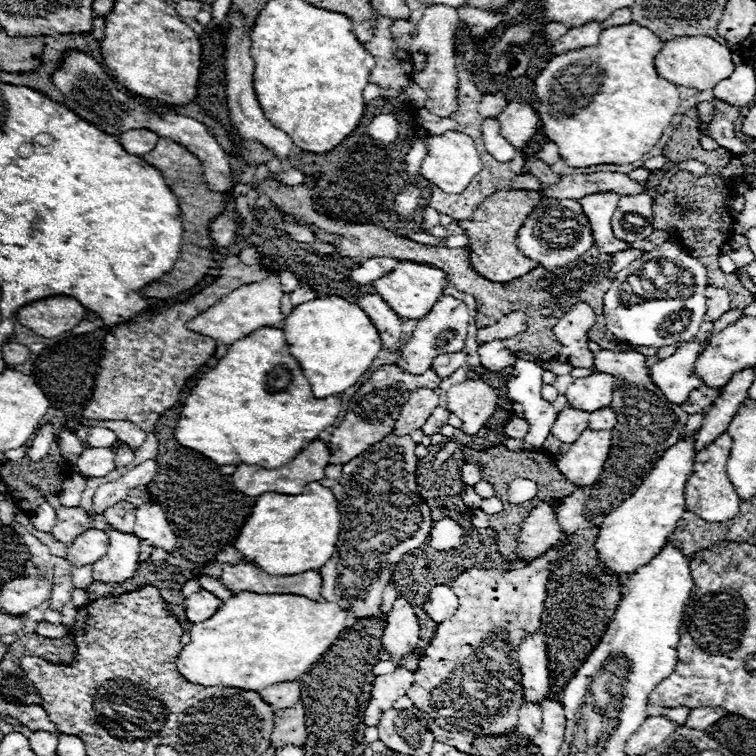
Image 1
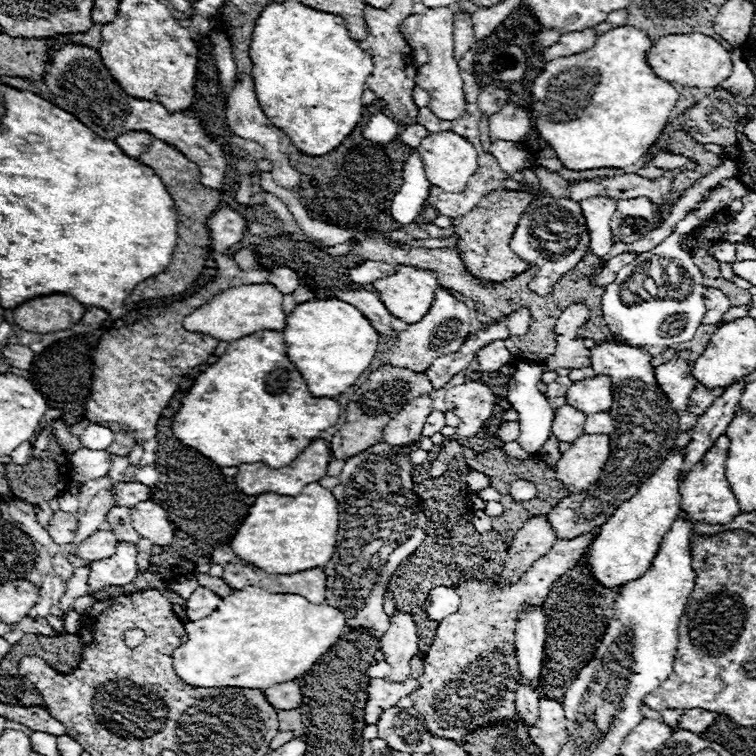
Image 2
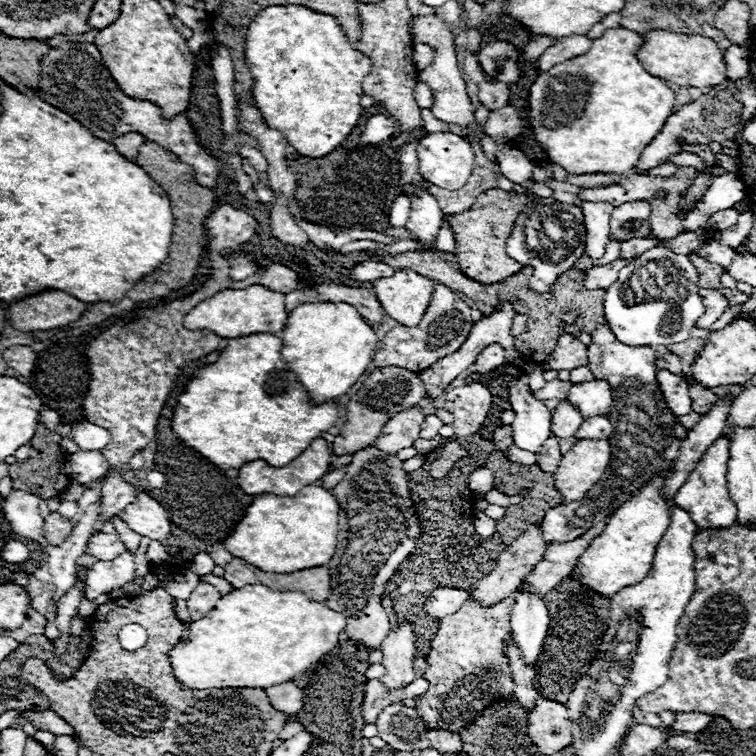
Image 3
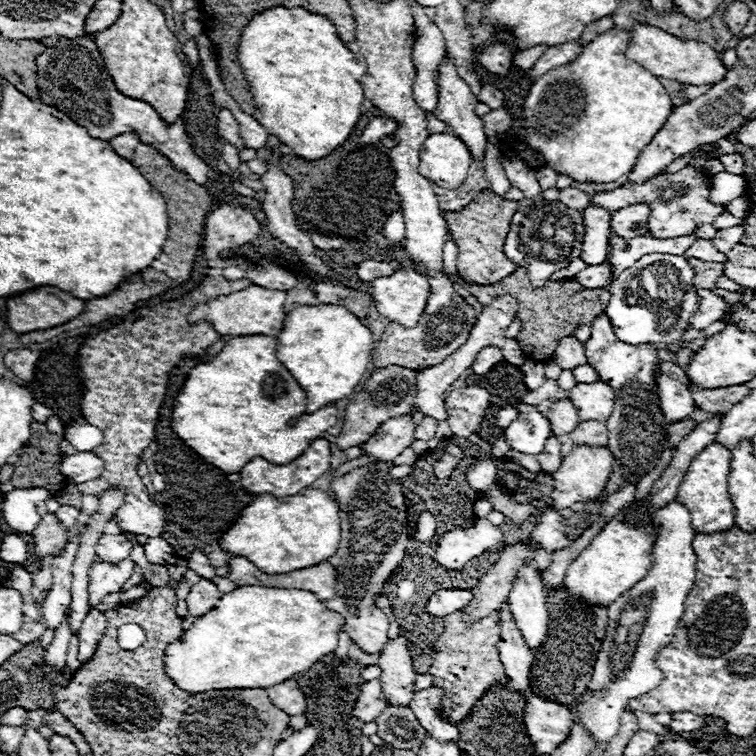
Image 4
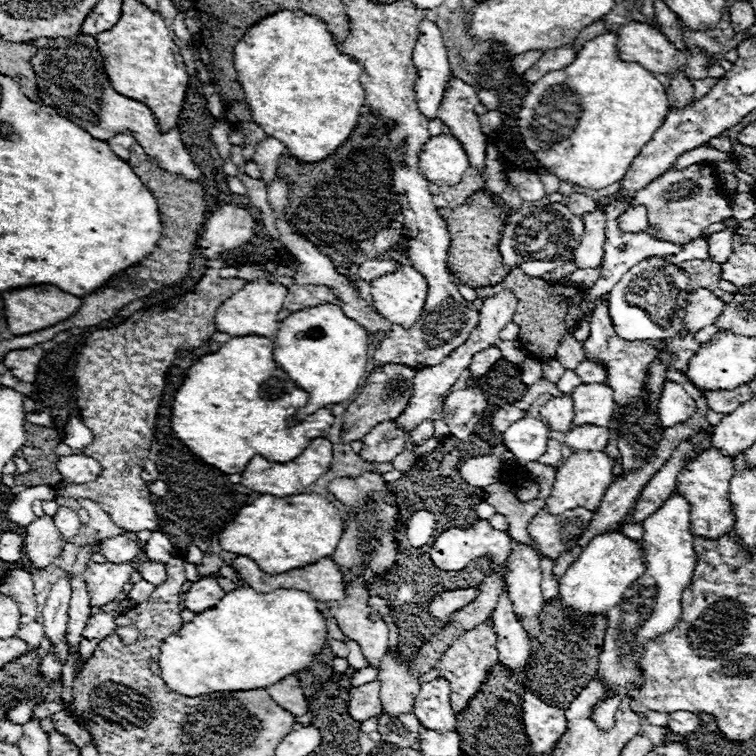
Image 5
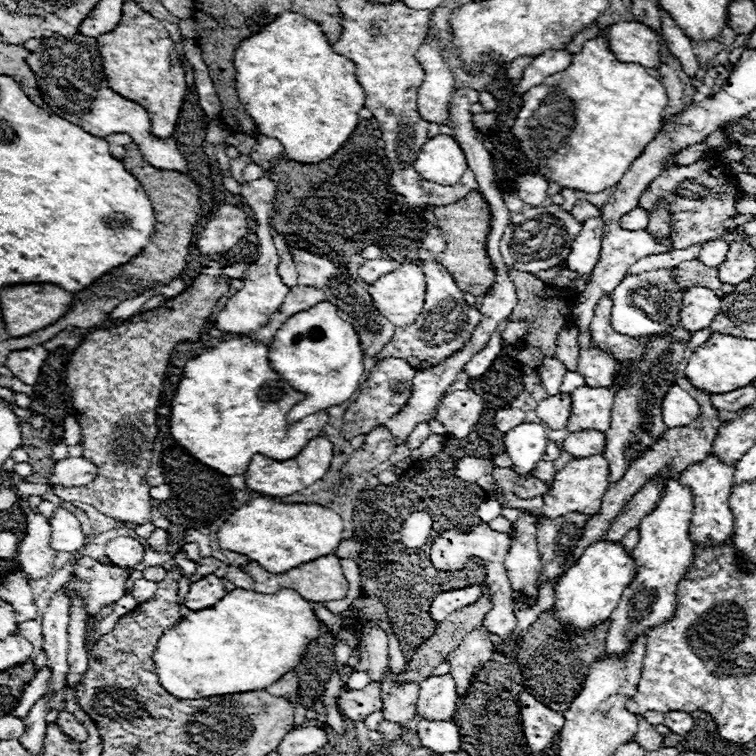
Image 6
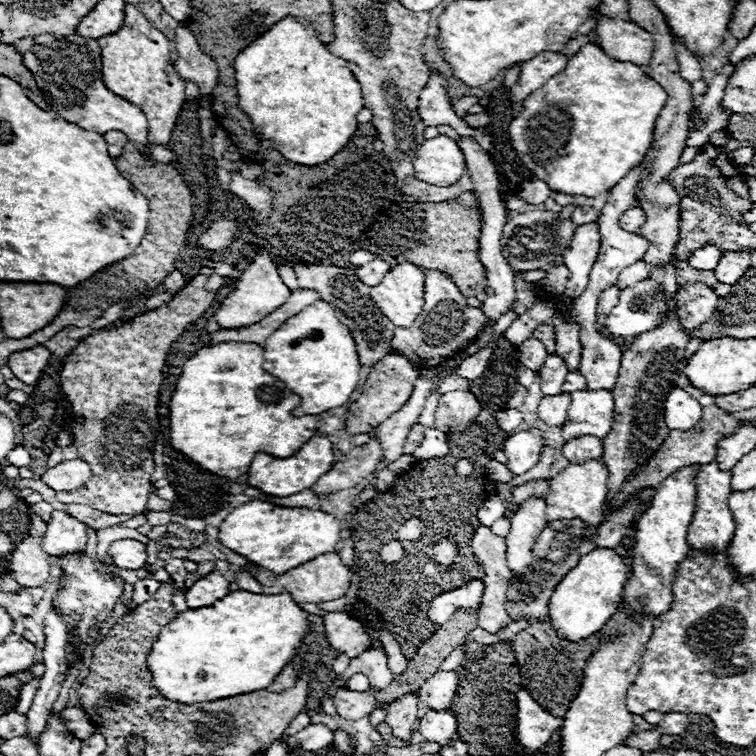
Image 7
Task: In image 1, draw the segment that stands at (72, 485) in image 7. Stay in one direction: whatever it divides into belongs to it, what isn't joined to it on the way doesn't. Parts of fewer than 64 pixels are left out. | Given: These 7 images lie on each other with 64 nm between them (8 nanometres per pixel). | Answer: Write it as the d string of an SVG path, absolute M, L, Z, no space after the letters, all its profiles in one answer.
M84 448L76 460L74 472L84 478L100 478L114 470L114 452L110 448Z

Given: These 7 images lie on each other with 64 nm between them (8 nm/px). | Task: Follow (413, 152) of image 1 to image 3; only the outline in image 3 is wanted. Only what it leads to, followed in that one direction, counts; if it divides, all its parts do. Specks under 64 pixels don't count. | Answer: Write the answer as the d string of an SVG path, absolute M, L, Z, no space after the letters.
M406 194L398 196L390 208L390 226L392 228L404 228L408 222L410 212L410 198Z

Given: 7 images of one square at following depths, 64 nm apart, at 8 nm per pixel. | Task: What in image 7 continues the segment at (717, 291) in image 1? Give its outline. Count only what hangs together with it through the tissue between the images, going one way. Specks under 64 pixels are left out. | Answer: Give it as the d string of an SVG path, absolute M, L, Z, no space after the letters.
M690 282L682 284L676 292L676 314L680 318L680 324L686 330L694 330L698 324L704 324L714 308L718 306L718 296L714 290L702 282Z

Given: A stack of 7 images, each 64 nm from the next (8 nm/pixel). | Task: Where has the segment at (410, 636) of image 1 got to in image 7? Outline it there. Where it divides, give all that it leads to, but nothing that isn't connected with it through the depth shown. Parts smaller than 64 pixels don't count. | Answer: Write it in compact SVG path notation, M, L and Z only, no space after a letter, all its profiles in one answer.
M408 694L402 700L396 700L392 704L386 706L388 708L388 716L386 716L386 724L390 724L394 738L410 744L410 736L412 736L412 728L416 724L416 720L420 718L420 710L416 706L416 696Z

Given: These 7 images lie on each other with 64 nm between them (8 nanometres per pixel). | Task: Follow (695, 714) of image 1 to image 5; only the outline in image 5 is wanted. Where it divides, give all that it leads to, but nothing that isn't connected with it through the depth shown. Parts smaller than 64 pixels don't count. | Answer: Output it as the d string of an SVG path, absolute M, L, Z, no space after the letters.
M670 712L668 714L668 728L674 734L688 734L700 726L700 720L692 712Z

